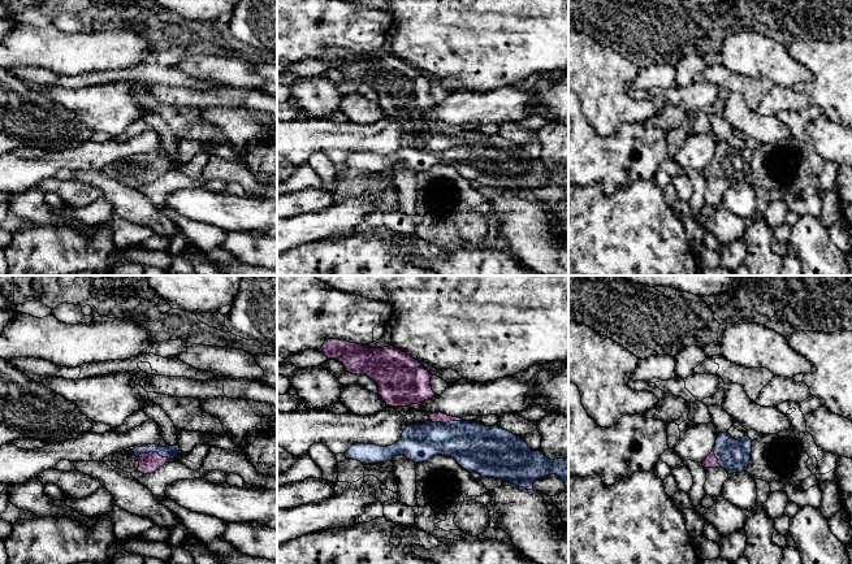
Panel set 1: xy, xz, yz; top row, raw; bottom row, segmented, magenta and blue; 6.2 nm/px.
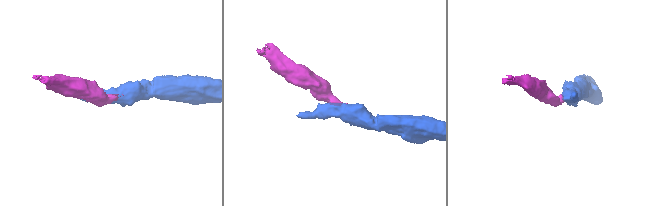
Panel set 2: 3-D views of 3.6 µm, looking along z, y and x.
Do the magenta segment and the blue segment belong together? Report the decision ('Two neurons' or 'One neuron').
One neuron

